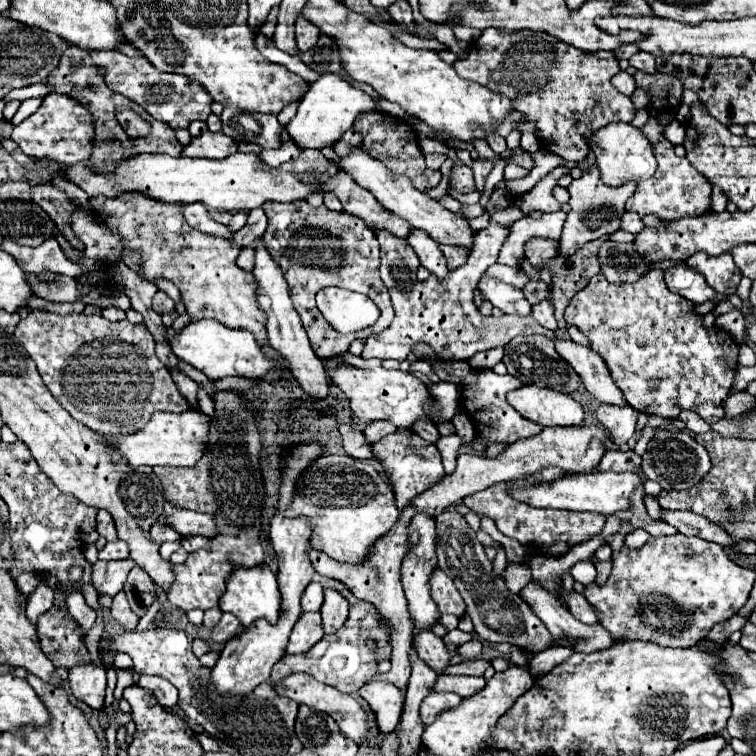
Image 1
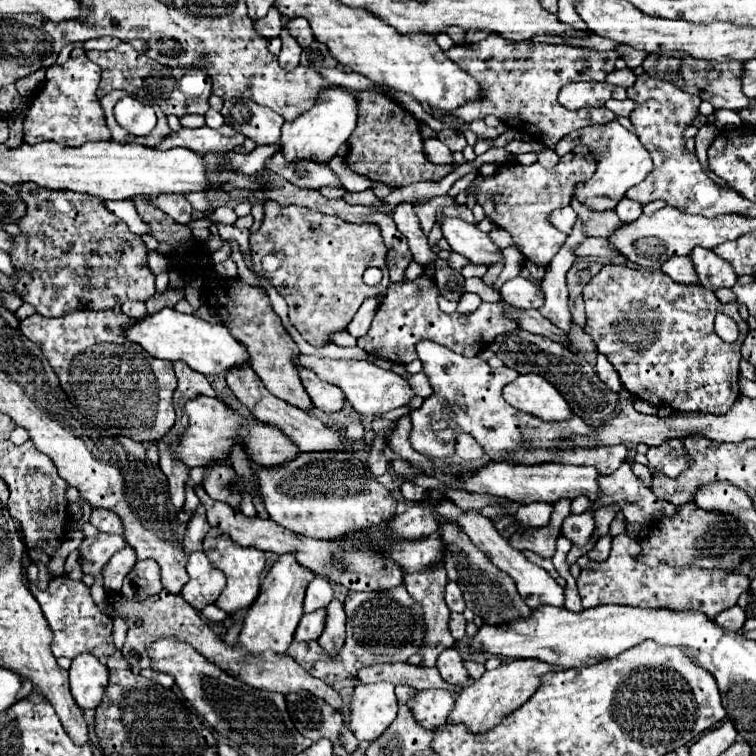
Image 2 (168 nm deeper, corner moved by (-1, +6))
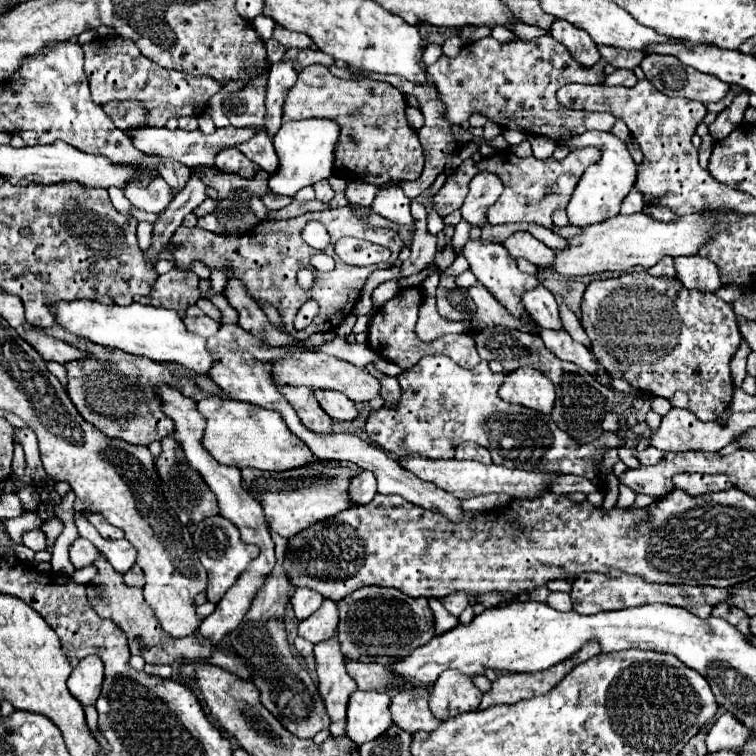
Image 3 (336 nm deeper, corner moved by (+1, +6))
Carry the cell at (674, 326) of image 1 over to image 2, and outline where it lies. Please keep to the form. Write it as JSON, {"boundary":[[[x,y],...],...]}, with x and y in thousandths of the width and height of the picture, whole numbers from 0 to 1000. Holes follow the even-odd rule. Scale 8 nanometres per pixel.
{"boundary":[[[799,351],[791,364],[786,364],[775,380],[772,380],[772,401],[775,401],[775,430],[772,430],[772,438],[783,446],[783,451],[788,454],[791,464],[802,470],[802,475],[812,483],[812,488],[817,491],[820,496],[820,504],[825,509],[828,517],[833,517],[833,522],[839,522],[839,528],[849,528],[849,530],[857,530],[868,538],[889,538],[894,544],[923,544],[923,546],[942,546],[942,549],[955,549],[960,546],[960,541],[966,541],[966,536],[971,536],[971,530],[976,528],[979,517],[976,517],[976,478],[979,478],[979,459],[981,459],[981,451],[984,451],[984,443],[989,440],[989,430],[987,425],[976,417],[975,403],[966,403],[971,401],[955,402],[947,396],[944,385],[939,382],[931,382],[929,377],[894,377],[881,361],[876,361],[873,356],[870,358],[847,358],[847,356],[833,356],[833,353],[825,353],[825,351]],[[950,413],[960,414],[963,419],[968,419],[974,427],[976,427],[976,435],[979,435],[979,446],[971,451],[971,454],[960,454],[955,451],[947,438],[944,438],[944,419]]]}

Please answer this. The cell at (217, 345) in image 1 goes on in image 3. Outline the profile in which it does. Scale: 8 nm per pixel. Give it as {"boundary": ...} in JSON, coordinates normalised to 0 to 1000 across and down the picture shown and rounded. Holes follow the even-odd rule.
{"boundary":[[[101,396],[101,398],[74,398],[69,401],[69,417],[74,419],[74,430],[87,435],[95,443],[124,451],[127,456],[159,462],[164,467],[193,472],[206,480],[235,480],[254,488],[262,496],[270,496],[283,483],[280,467],[272,462],[270,446],[251,440],[233,411],[201,403],[175,401],[169,406],[156,403],[135,403],[130,398]]]}

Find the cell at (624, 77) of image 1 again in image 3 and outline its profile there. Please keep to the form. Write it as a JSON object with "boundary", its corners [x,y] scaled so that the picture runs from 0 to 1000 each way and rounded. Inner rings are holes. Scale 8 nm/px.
{"boundary":[[[815,91],[810,99],[802,102],[802,112],[825,112],[825,115],[836,115],[841,112],[841,99],[833,91]]]}

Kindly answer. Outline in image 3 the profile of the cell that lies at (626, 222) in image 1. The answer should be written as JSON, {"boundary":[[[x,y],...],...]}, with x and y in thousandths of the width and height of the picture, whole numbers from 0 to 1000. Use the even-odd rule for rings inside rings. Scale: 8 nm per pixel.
{"boundary":[[[839,247],[839,250],[831,255],[831,261],[823,266],[820,282],[823,282],[823,284],[836,284],[836,282],[849,279],[849,274],[852,274],[852,263],[849,263],[847,253]]]}

